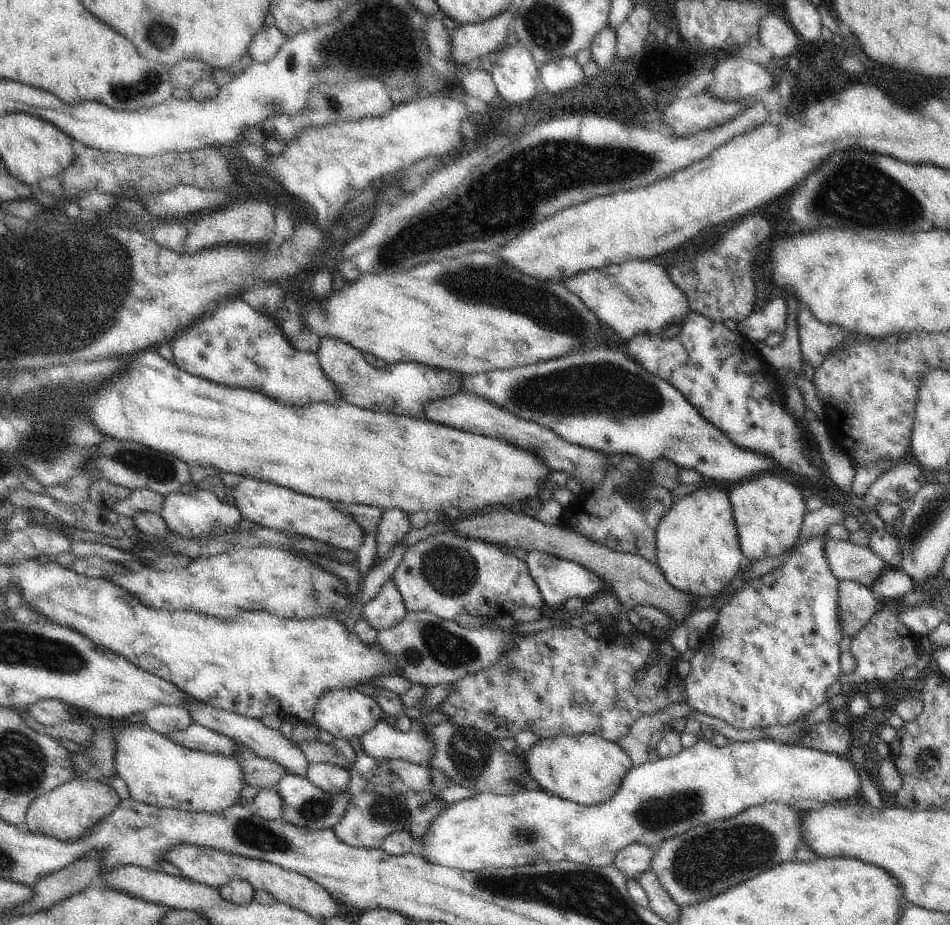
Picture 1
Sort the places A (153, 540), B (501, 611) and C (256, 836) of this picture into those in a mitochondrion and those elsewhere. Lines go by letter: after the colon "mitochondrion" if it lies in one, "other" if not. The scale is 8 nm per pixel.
A: other
B: other
C: mitochondrion

